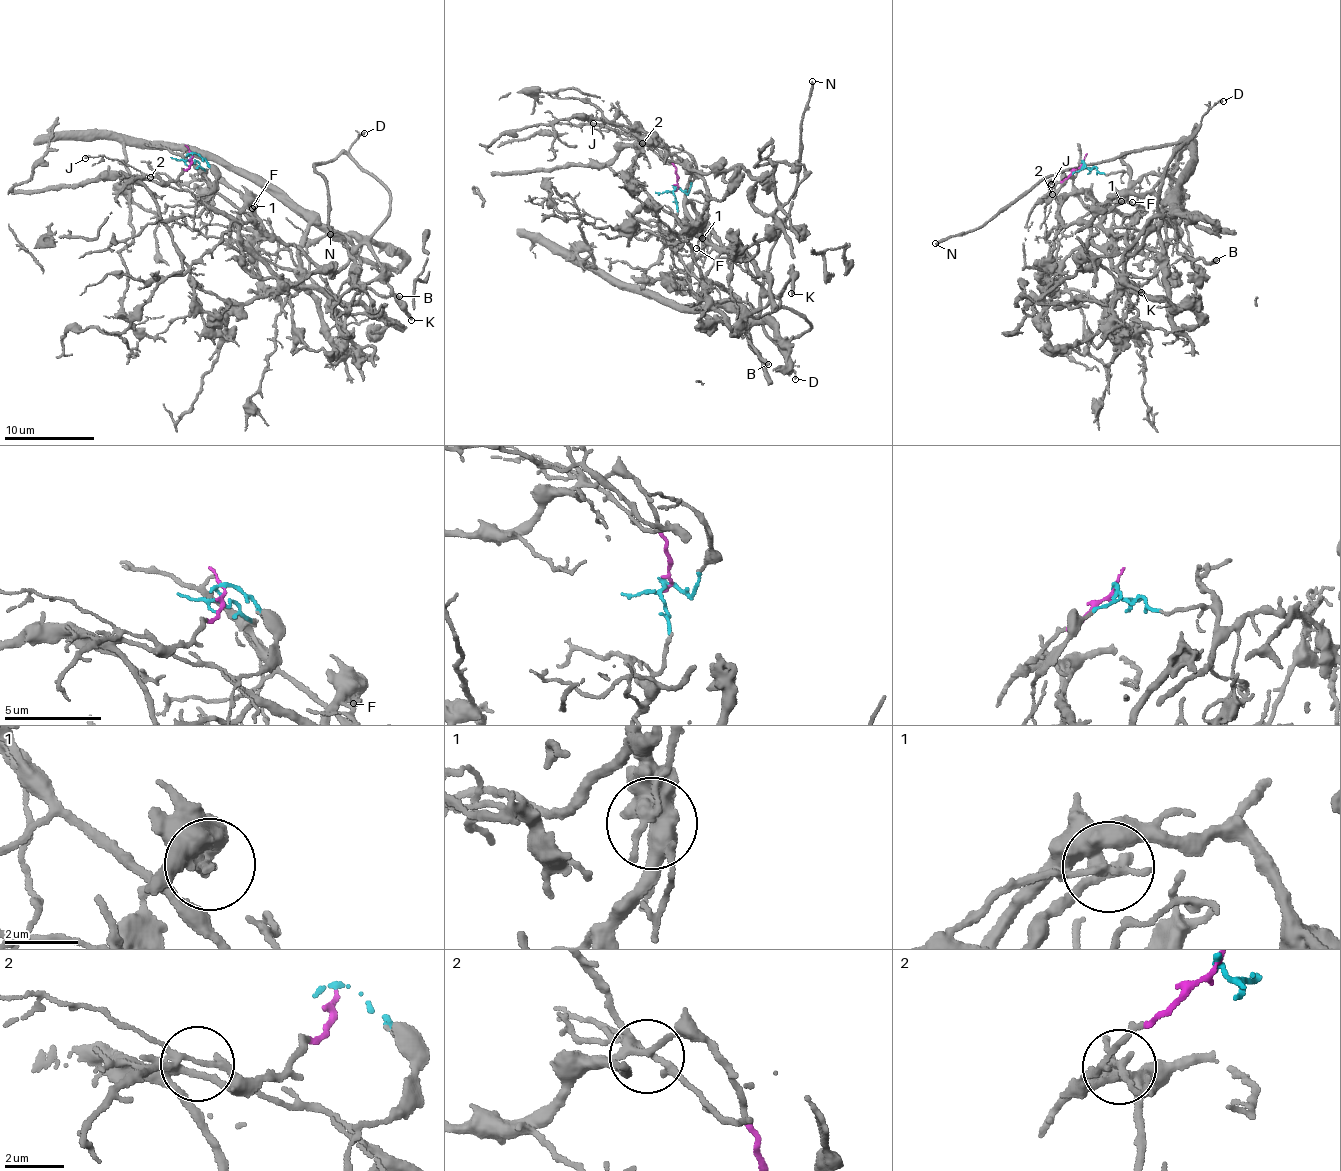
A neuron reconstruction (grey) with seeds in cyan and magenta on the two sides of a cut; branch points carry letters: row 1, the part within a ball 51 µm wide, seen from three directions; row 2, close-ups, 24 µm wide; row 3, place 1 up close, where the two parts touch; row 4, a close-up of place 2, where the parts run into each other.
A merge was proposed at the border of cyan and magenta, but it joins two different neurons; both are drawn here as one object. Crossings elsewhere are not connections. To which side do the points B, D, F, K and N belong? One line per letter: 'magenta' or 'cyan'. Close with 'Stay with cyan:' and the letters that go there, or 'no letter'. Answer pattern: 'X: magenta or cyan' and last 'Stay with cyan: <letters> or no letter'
B: cyan
D: cyan
F: cyan
K: cyan
N: cyan
Stay with cyan: B, D, F, K, N

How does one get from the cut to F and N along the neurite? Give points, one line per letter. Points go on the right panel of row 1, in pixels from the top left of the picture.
F: (1083, 162), (1106, 174), (1126, 172), (1130, 180), (1105, 219), (1097, 225), (1085, 219), (1105, 203), (1132, 201)
N: (1083, 162), (1126, 172), (1102, 225), (1137, 253), (1168, 163), (1196, 126), (1177, 143), (1045, 178), (935, 242)

